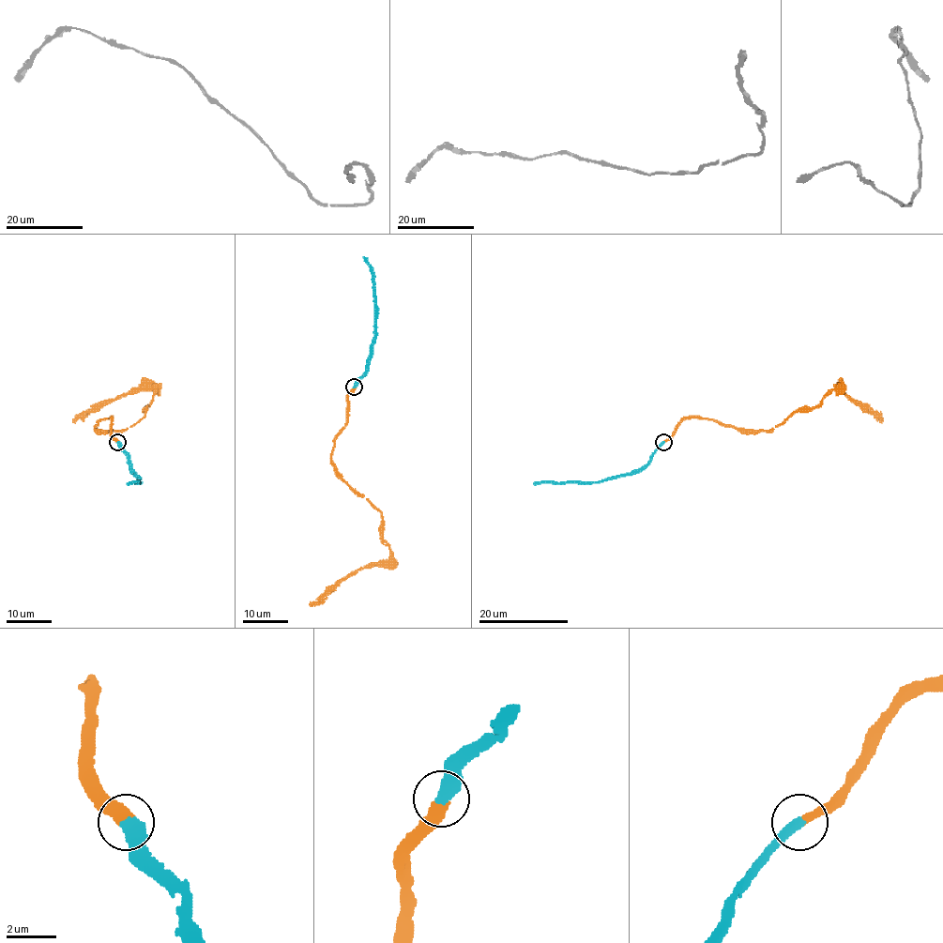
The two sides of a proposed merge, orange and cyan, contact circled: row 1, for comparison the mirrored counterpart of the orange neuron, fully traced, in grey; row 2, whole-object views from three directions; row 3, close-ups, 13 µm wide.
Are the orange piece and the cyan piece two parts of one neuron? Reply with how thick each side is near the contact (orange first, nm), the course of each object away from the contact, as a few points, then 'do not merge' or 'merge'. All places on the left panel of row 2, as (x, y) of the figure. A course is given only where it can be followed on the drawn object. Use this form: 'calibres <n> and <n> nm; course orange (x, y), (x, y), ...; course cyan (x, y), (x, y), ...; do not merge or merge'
calibres 360 and 400 nm; course orange (117, 442), (110, 418), (95, 426), (134, 426), (153, 389), (104, 400), (72, 422); course cyan (117, 442), (138, 475), (139, 482), (127, 484); merge

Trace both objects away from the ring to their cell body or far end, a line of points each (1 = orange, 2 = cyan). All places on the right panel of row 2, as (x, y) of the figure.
1: (664, 442), (683, 420), (692, 418), (770, 430), (798, 411), (811, 411), (836, 389), (857, 400), (882, 422)
2: (663, 442), (646, 464), (619, 475), (590, 482), (533, 484)

